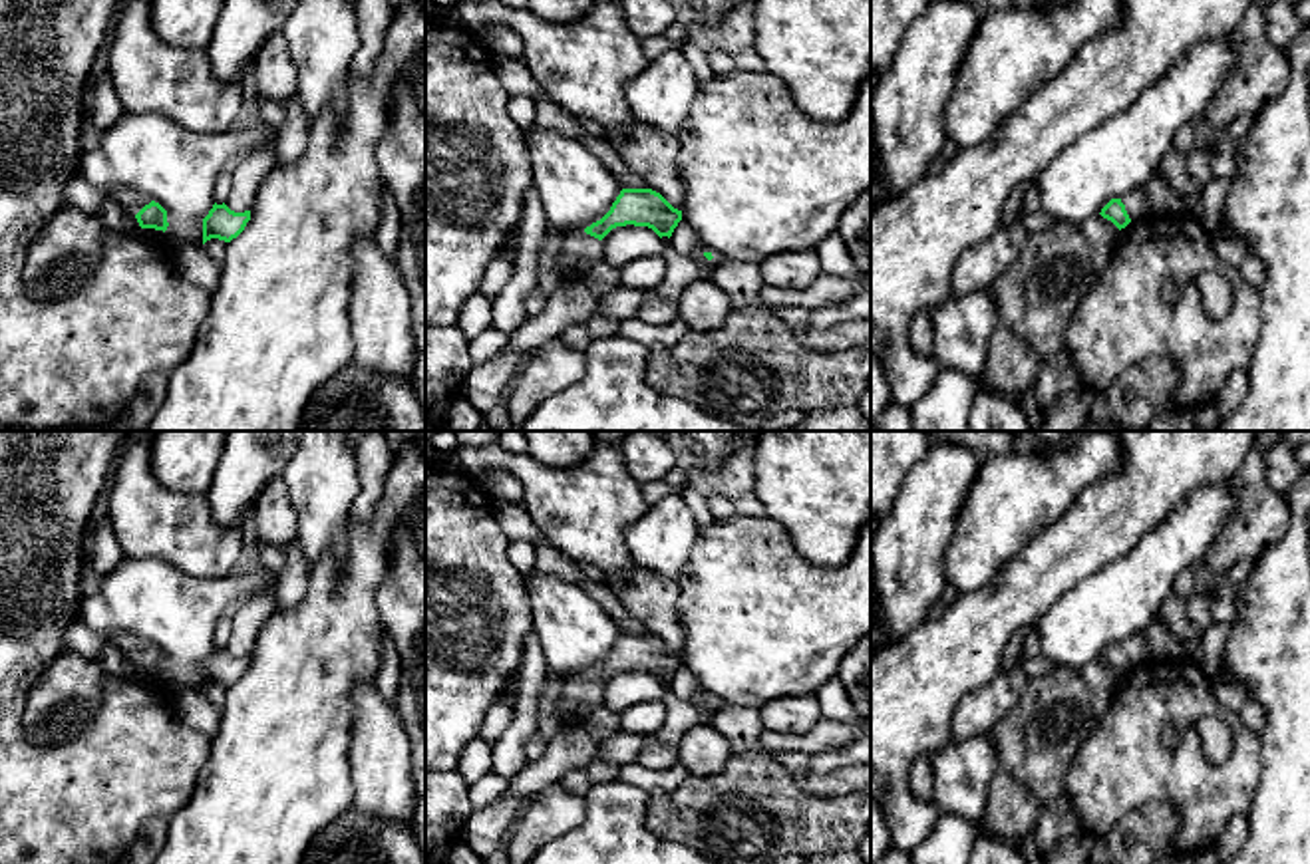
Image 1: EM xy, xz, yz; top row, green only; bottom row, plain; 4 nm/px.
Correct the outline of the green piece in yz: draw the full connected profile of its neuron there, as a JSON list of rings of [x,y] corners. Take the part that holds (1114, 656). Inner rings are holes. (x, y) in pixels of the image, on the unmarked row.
[[[1145,634],[1127,638],[1121,644],[1111,644],[1103,653],[1101,661],[1111,665],[1119,675],[1131,665],[1147,661],[1151,657],[1151,646]]]

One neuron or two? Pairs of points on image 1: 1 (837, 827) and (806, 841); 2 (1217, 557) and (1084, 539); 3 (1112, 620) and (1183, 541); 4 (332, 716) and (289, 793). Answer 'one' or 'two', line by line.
1: one
2: two
3: one
4: one

